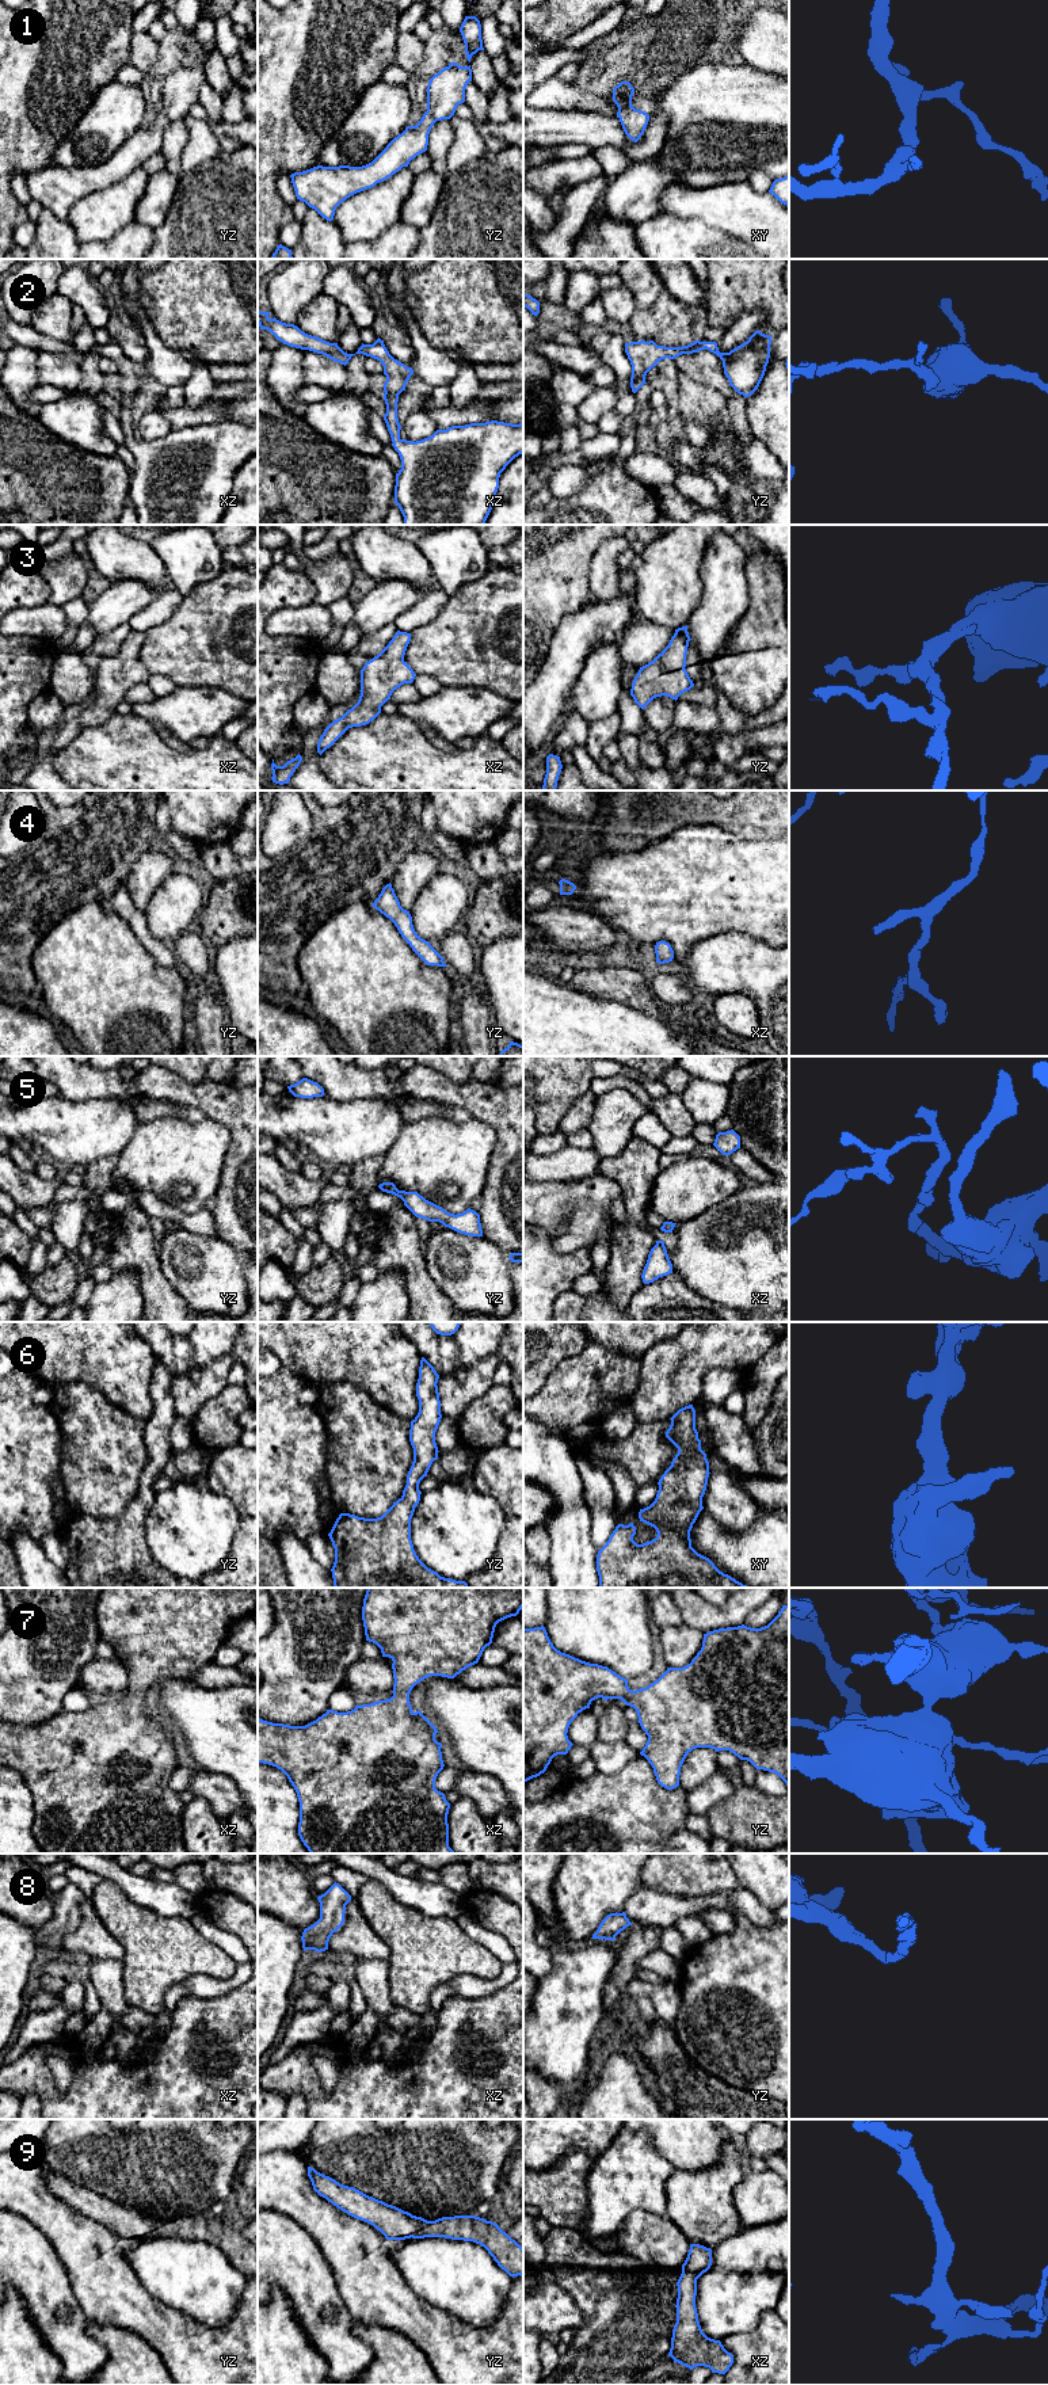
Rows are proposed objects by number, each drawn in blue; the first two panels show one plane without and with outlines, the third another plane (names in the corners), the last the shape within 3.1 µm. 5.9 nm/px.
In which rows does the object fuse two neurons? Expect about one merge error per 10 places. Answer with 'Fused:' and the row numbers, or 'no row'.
Fused: no row

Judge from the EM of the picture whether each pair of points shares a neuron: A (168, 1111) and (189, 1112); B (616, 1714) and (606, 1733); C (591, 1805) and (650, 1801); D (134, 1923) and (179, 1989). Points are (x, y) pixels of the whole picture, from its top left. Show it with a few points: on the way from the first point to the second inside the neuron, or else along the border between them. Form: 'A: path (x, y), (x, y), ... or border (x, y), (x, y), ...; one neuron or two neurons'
A: path (174, 1111), (183, 1112); one neuron
B: path (613, 1718), (610, 1729); one neuron
C: path (606, 1805), (635, 1805); one neuron
D: border (182, 1981), (176, 1982), (166, 1993), (163, 2010); two neurons

